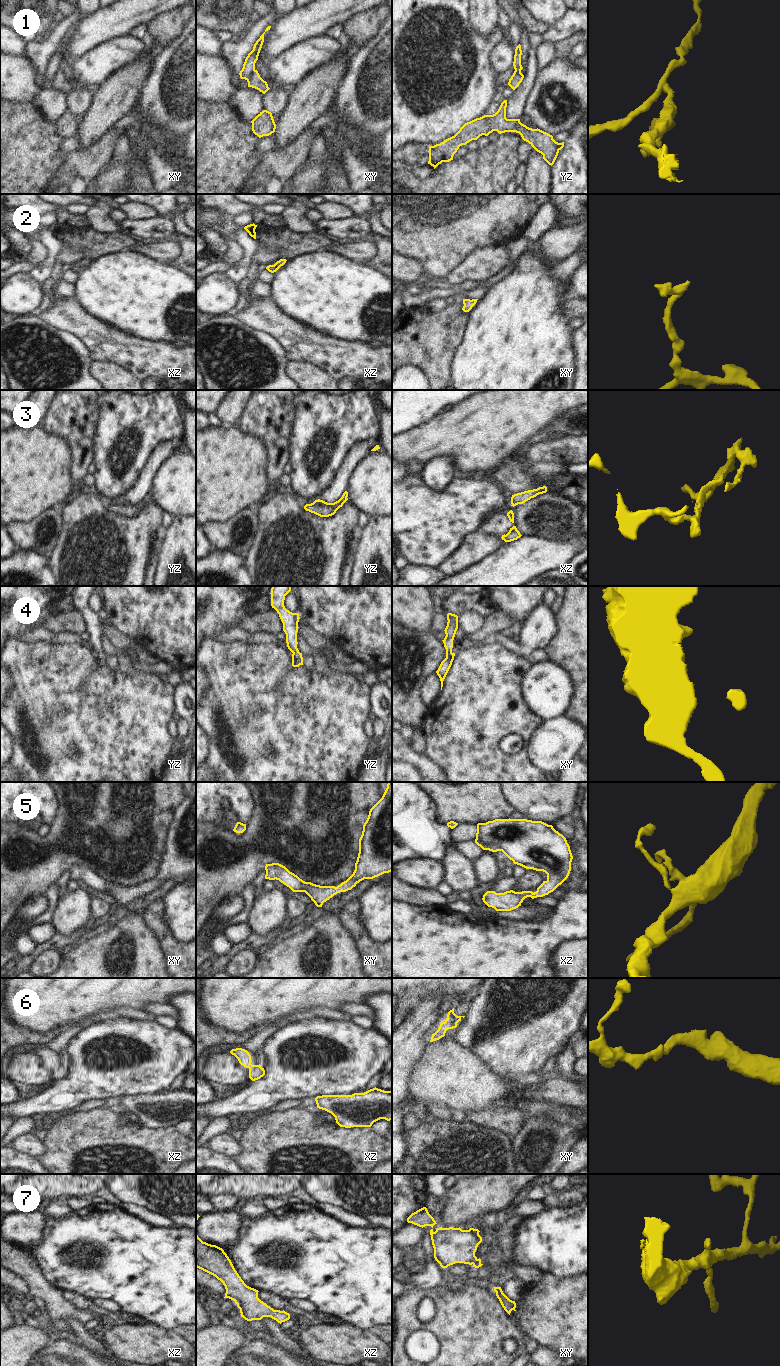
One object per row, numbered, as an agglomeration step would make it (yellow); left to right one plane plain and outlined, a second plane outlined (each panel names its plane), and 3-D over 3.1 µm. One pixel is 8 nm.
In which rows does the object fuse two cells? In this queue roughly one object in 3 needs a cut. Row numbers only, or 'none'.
1

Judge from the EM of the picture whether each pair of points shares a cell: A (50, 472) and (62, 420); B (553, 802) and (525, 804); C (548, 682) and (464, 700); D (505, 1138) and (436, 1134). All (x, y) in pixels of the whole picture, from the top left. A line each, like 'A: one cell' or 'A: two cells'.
A: two cells
B: one cell
C: two cells
D: one cell

